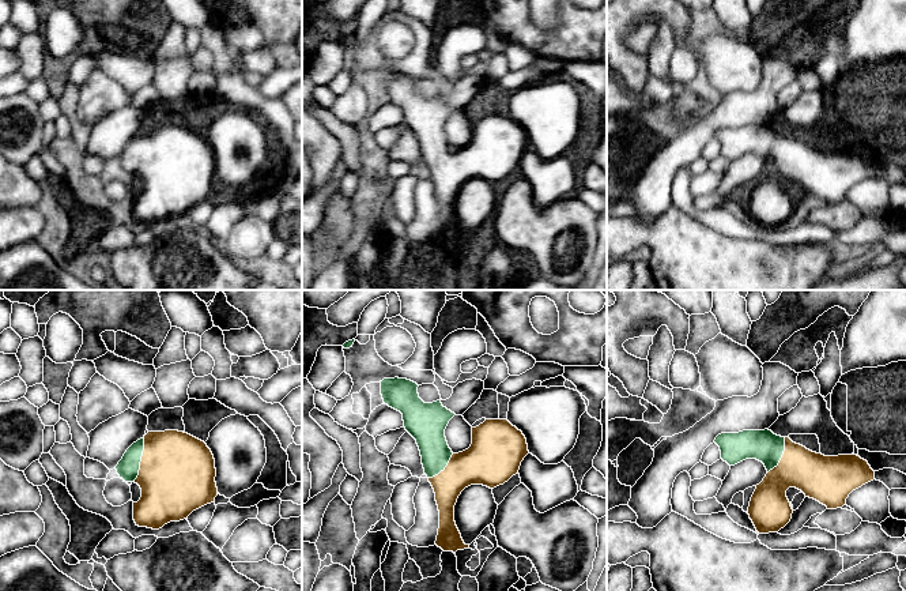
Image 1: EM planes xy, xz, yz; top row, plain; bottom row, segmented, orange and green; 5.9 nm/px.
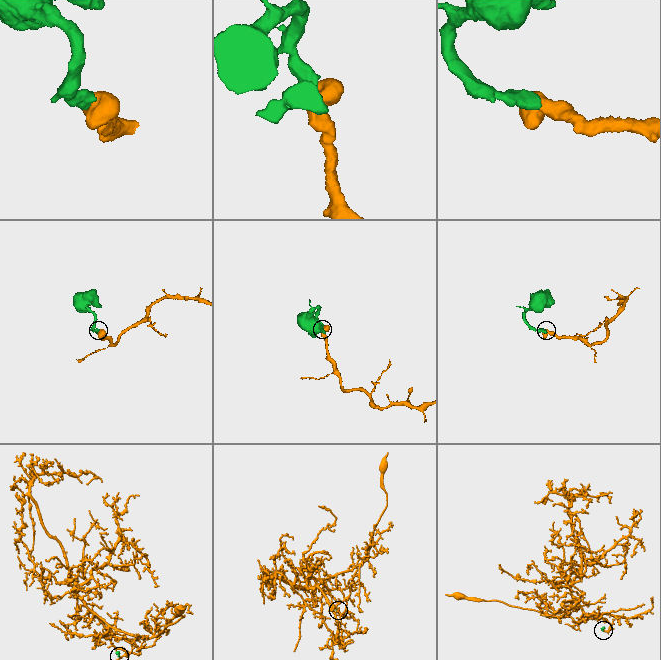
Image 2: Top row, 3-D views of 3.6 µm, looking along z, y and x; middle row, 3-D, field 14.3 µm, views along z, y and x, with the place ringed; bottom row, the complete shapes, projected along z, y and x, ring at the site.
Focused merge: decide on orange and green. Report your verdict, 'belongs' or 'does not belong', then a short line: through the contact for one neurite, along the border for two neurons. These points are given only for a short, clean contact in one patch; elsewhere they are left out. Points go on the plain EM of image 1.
belongs | xy (177, 168), (162, 158), (142, 154), (133, 162), (128, 162)

